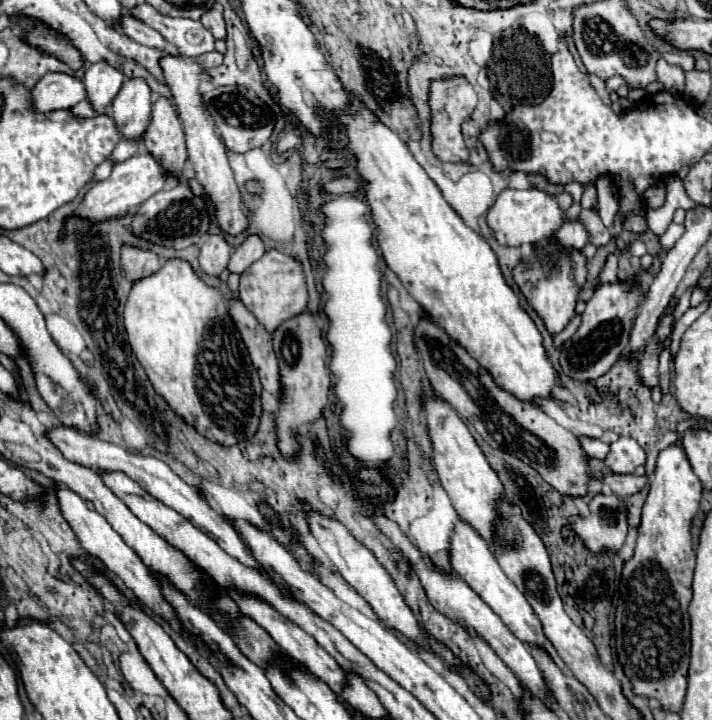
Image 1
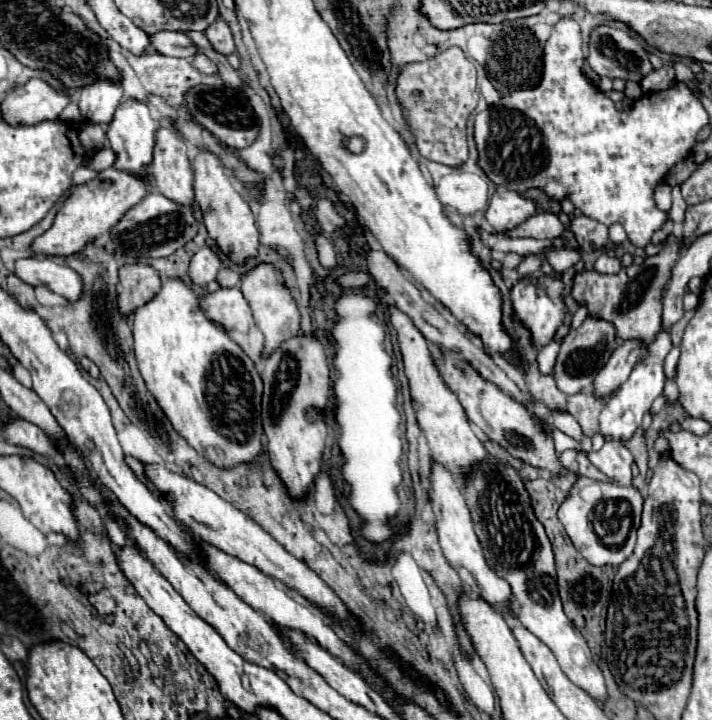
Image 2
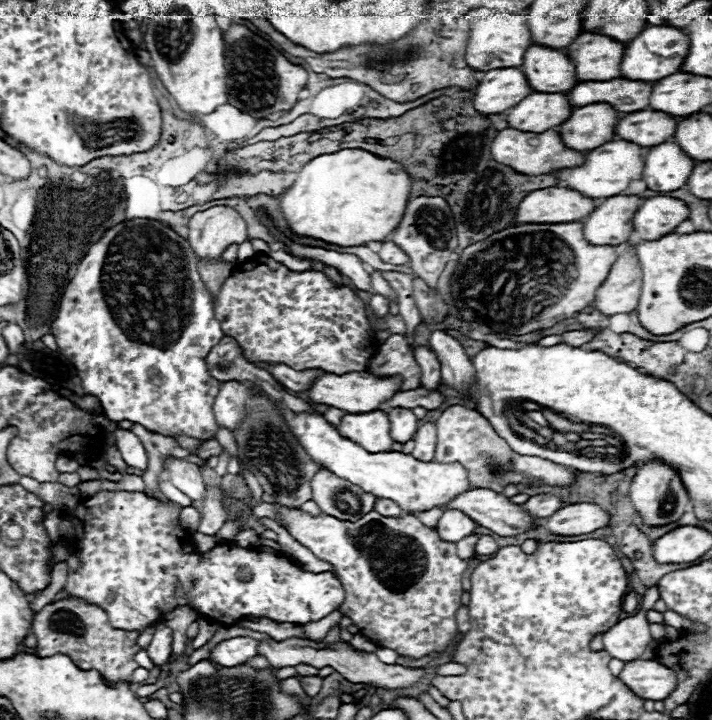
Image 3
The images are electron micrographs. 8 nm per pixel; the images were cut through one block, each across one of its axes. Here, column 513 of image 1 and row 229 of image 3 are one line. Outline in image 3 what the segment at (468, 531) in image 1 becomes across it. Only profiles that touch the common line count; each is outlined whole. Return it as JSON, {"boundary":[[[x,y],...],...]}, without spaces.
{"boundary":[[[612,196],[606,198],[582,220],[582,234],[588,244],[594,246],[618,246],[628,240],[632,228],[632,216],[642,204],[638,196]]]}

